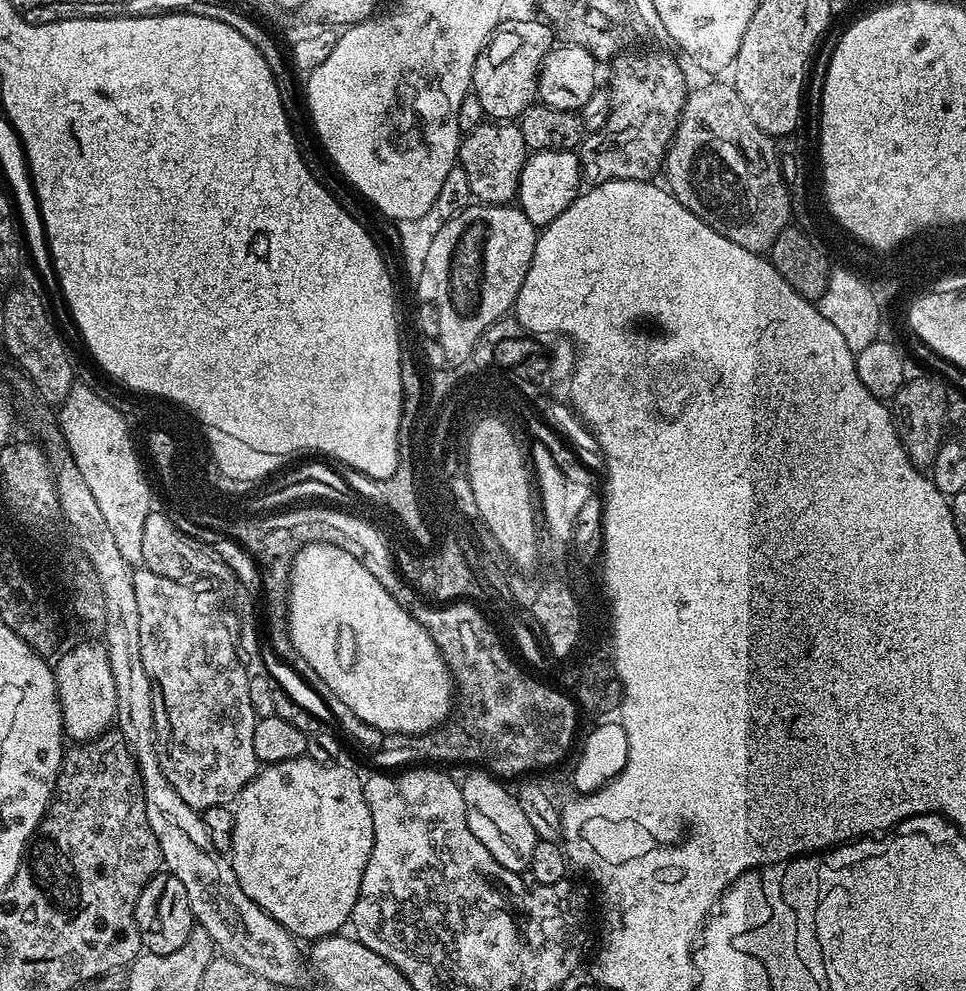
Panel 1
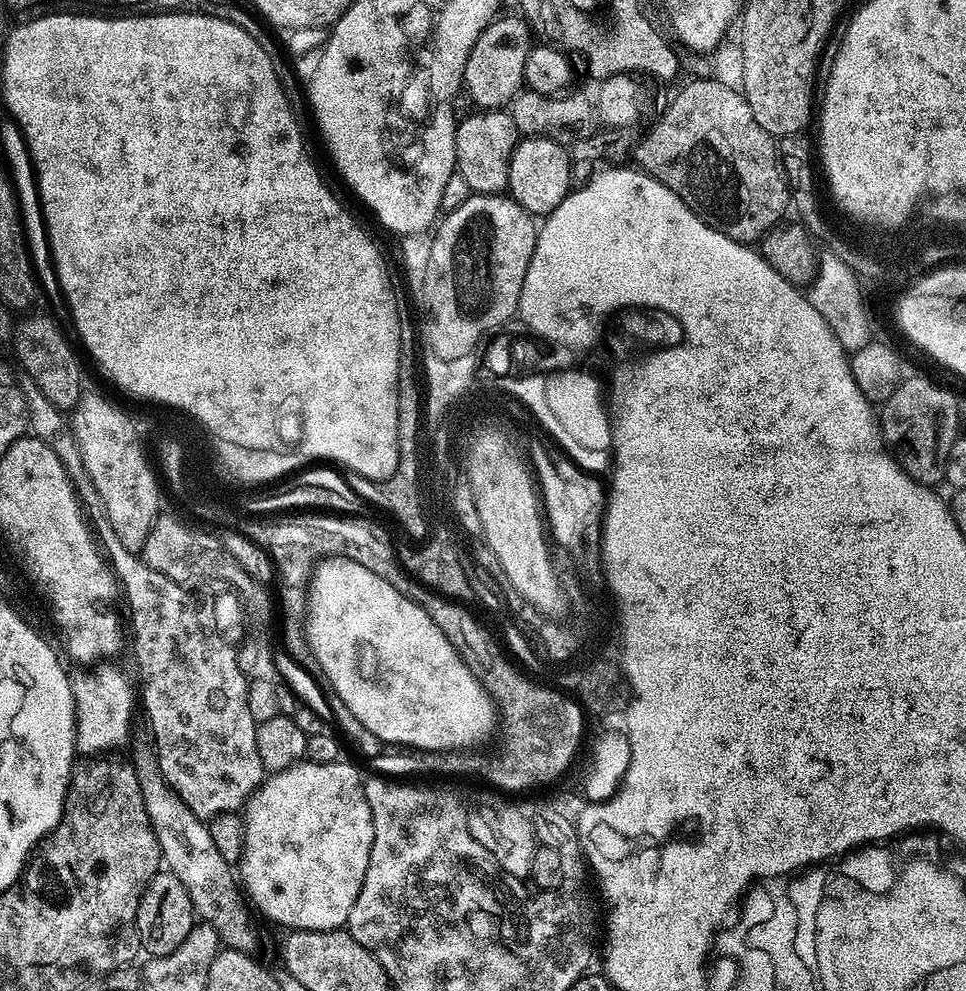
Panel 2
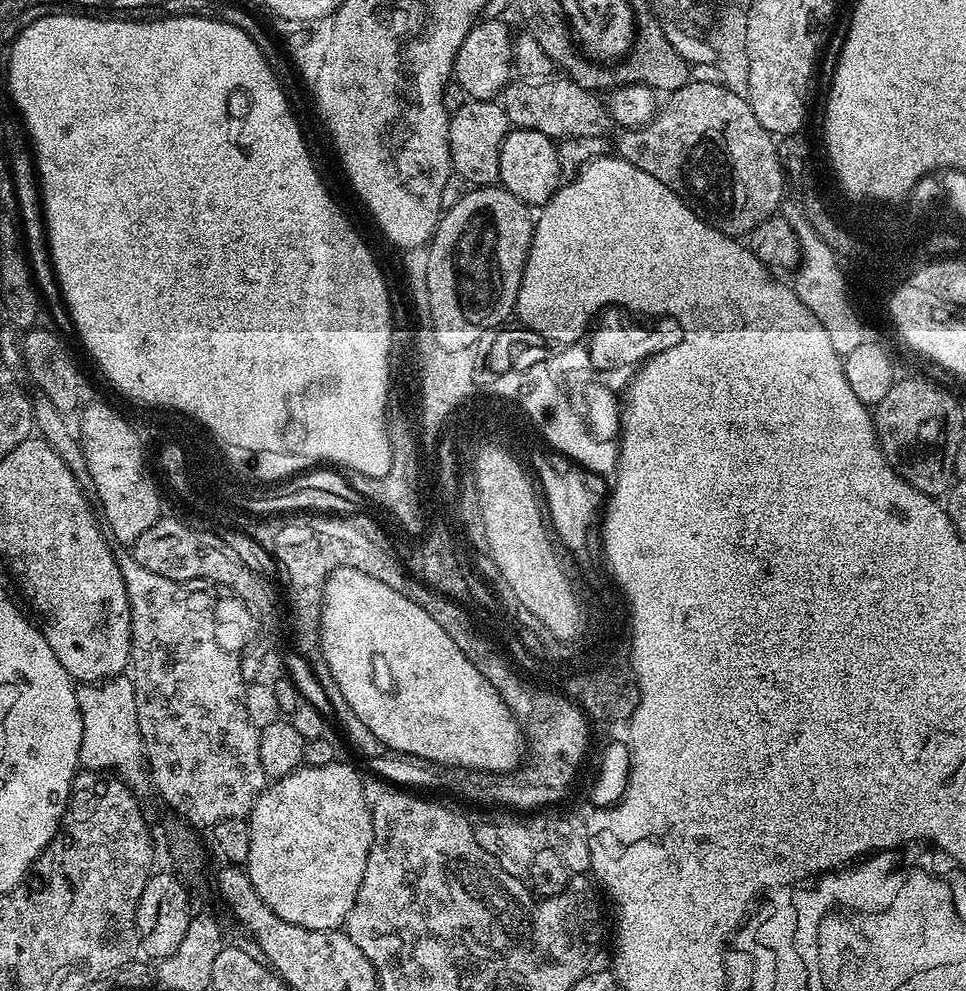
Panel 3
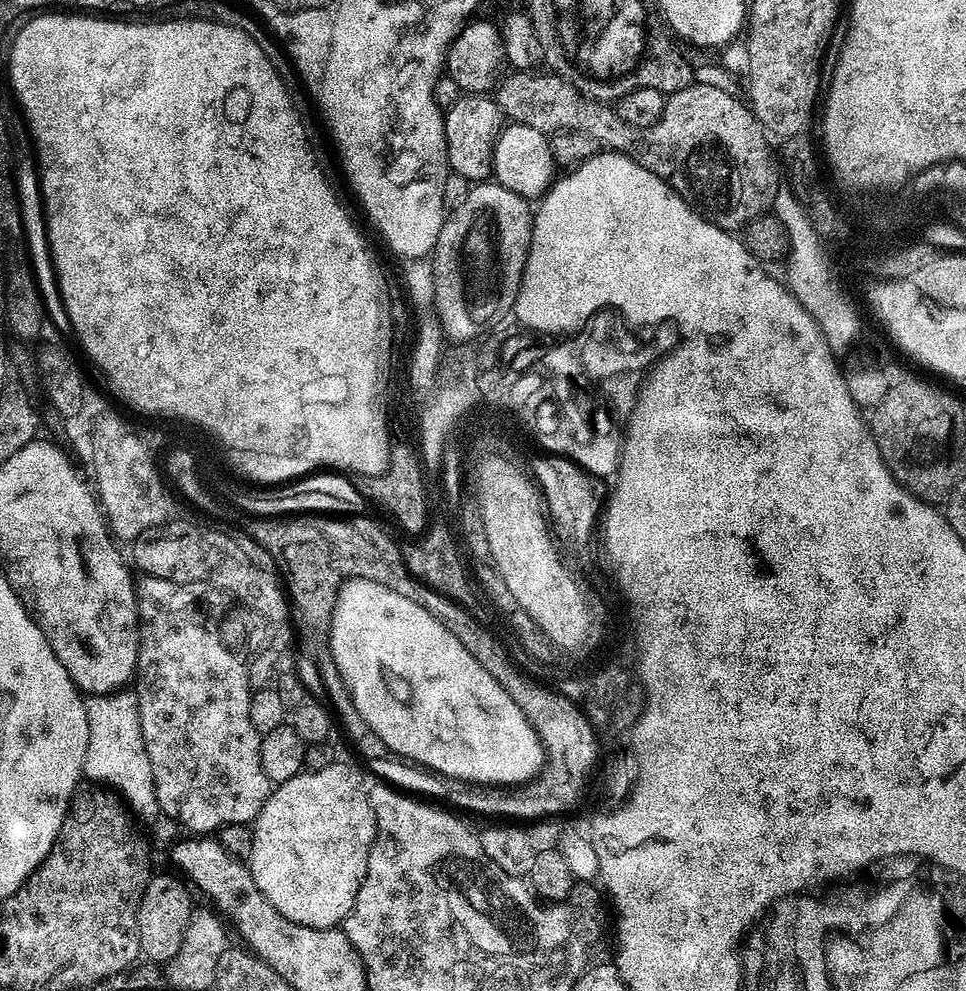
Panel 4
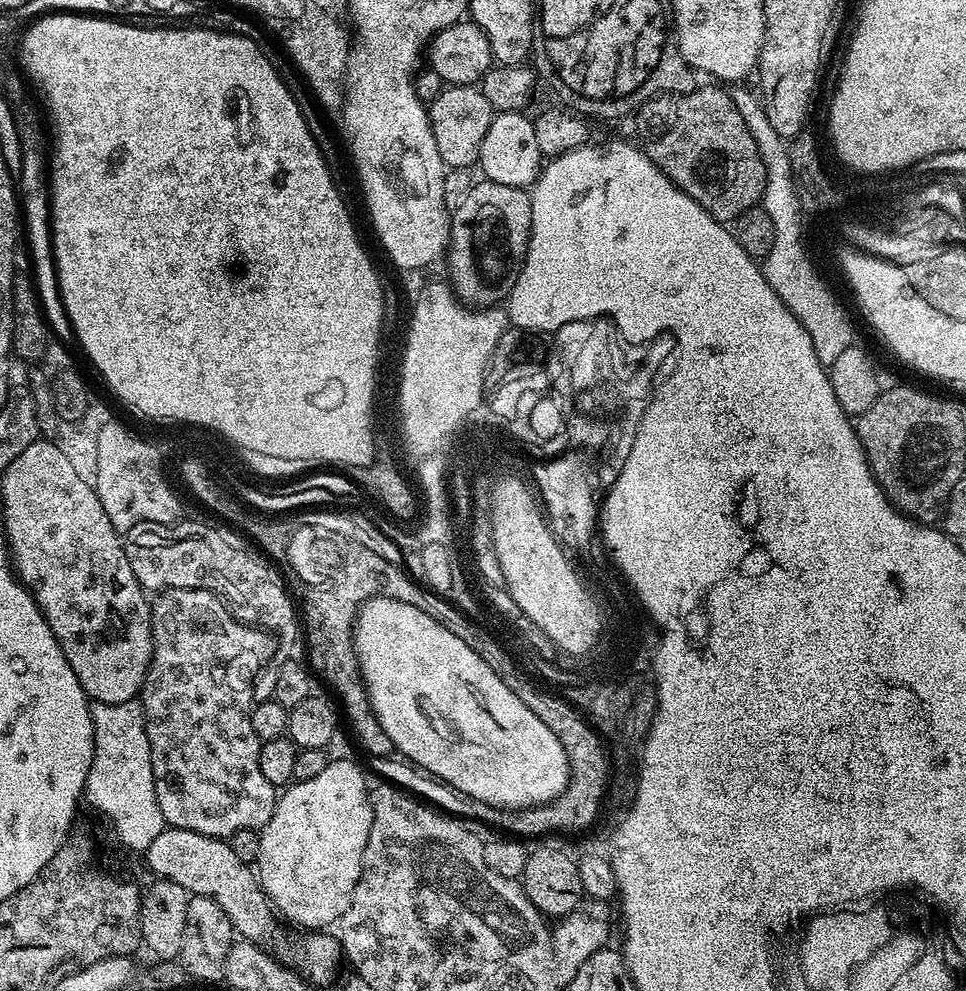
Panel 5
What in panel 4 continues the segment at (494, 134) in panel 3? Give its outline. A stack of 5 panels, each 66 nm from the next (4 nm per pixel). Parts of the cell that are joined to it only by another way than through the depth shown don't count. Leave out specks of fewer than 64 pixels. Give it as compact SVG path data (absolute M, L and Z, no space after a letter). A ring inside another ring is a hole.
M460 95L444 112L444 137L449 169L462 174L462 178L470 182L487 181L492 176L492 155L501 127L502 113L491 95Z

